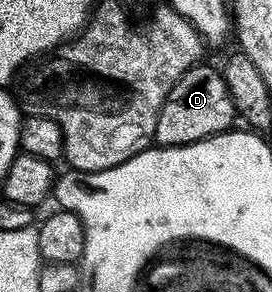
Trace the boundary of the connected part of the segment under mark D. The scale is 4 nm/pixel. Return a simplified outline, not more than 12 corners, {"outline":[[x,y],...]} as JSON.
{"outline":[[216,66],[187,69],[167,93],[156,146],[182,147],[232,128]]}

